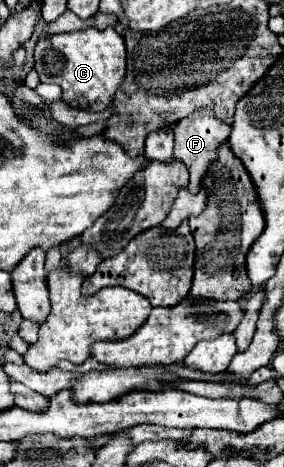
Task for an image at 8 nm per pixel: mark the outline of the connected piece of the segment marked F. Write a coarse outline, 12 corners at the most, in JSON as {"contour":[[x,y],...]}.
{"contour":[[213,112],[175,124],[173,158],[189,170],[191,194],[231,128]]}

